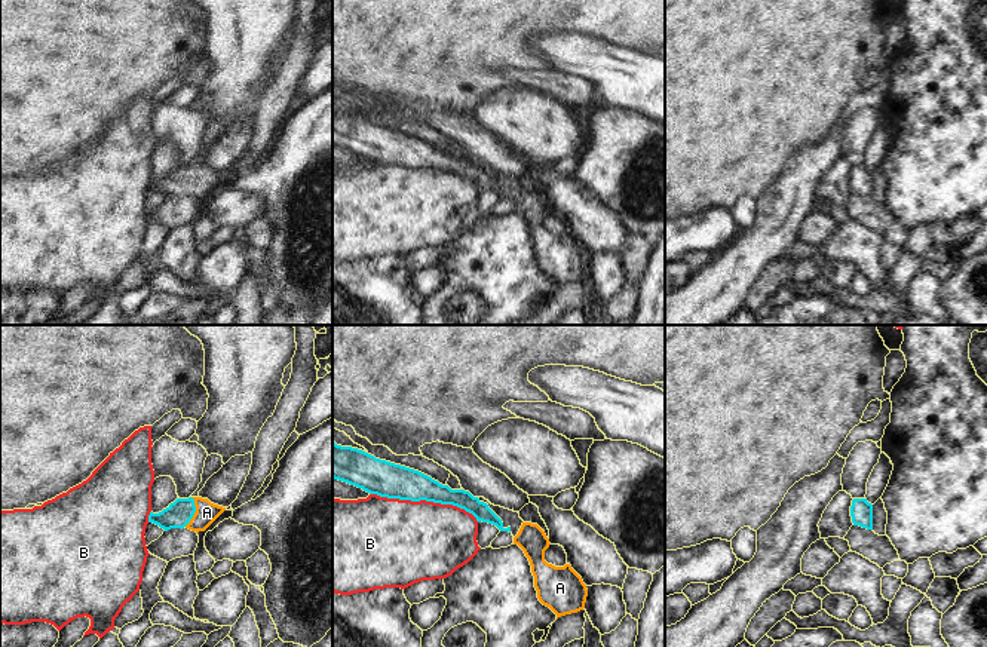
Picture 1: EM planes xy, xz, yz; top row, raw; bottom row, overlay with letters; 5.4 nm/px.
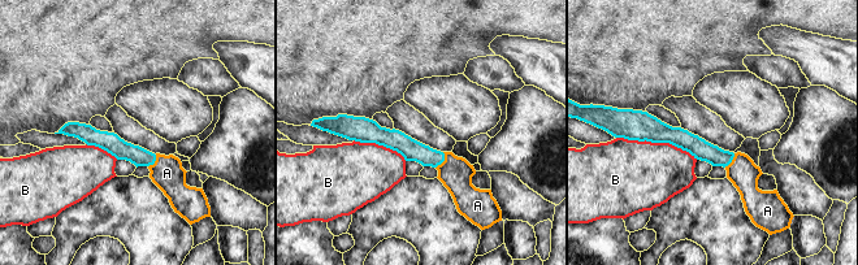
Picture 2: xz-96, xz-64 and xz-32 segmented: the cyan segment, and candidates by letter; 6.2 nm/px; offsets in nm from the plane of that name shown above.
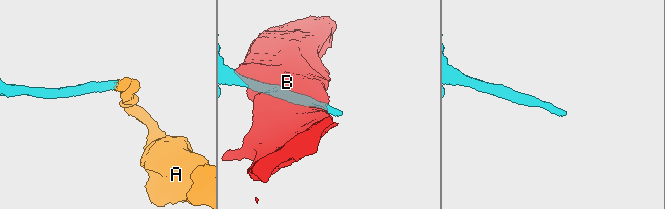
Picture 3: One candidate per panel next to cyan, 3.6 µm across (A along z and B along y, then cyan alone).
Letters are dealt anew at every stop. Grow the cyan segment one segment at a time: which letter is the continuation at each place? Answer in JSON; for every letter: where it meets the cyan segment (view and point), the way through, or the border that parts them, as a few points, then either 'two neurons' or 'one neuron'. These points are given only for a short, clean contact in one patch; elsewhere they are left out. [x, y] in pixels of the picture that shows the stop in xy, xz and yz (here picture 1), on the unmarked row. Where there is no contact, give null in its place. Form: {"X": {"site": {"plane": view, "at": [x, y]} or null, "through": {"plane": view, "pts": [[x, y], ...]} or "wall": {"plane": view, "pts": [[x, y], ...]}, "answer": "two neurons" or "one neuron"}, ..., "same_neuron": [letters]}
{"A": {"site": {"plane": "xy", "at": [195, 178]}, "through": {"plane": "xy", "pts": [[180, 180], [195, 178], [207, 180]]}, "answer": "one neuron"}, "B": {"site": {"plane": "xz", "at": [425, 166]}, "answer": "two neurons"}, "same_neuron": ["A"]}

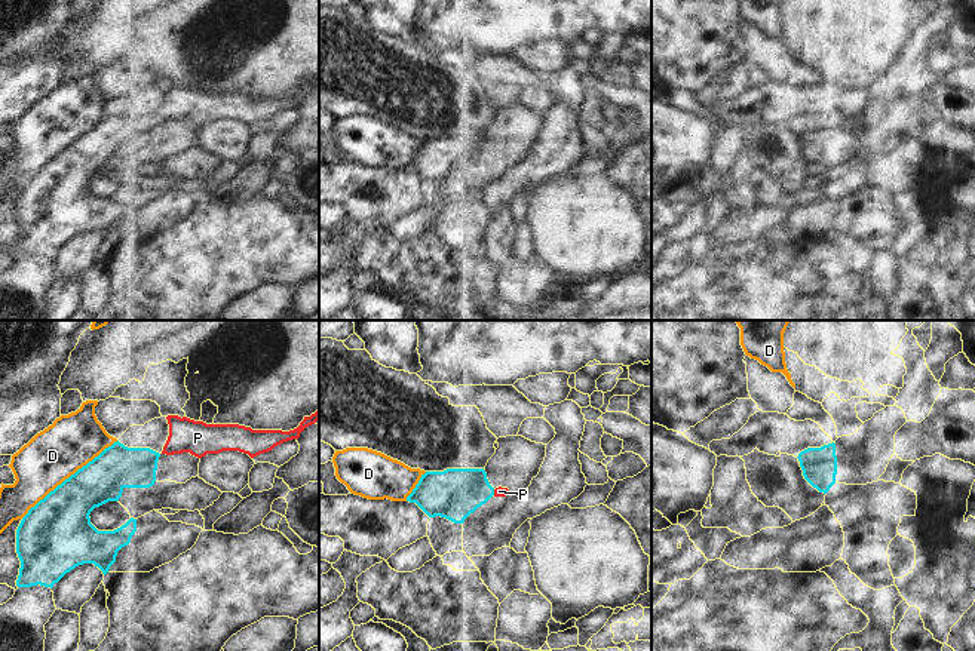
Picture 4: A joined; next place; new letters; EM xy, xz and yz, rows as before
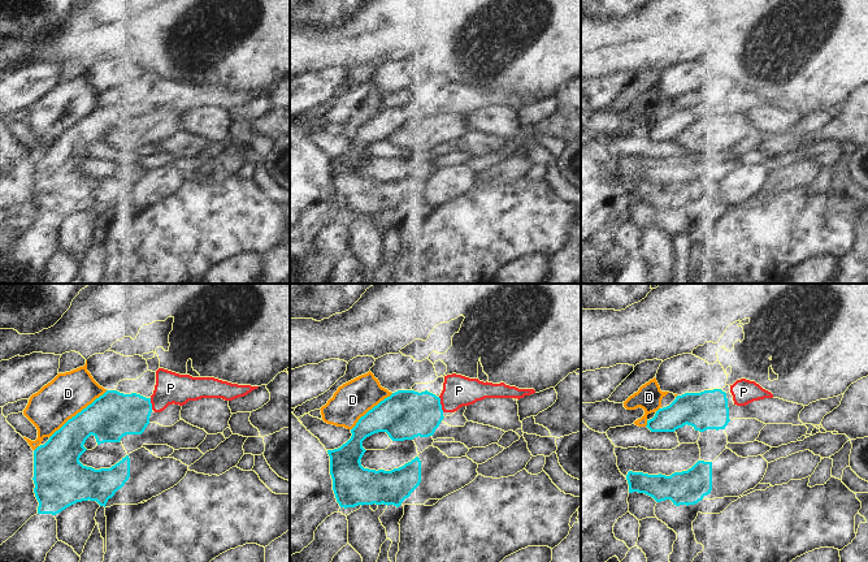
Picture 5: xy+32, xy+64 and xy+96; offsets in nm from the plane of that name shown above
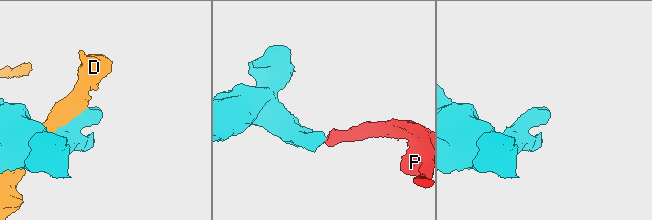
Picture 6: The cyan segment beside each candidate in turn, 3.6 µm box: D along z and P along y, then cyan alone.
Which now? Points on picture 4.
{"D": {"site": {"plane": "xy", "at": [70, 144]}, "answer": "two neurons"}, "P": {"site": {"plane": "xz", "at": [493, 160]}, "through": {"plane": "xz", "pts": [[453, 162], [493, 160], [499, 159]]}, "answer": "one neuron"}, "same_neuron": ["P"]}

